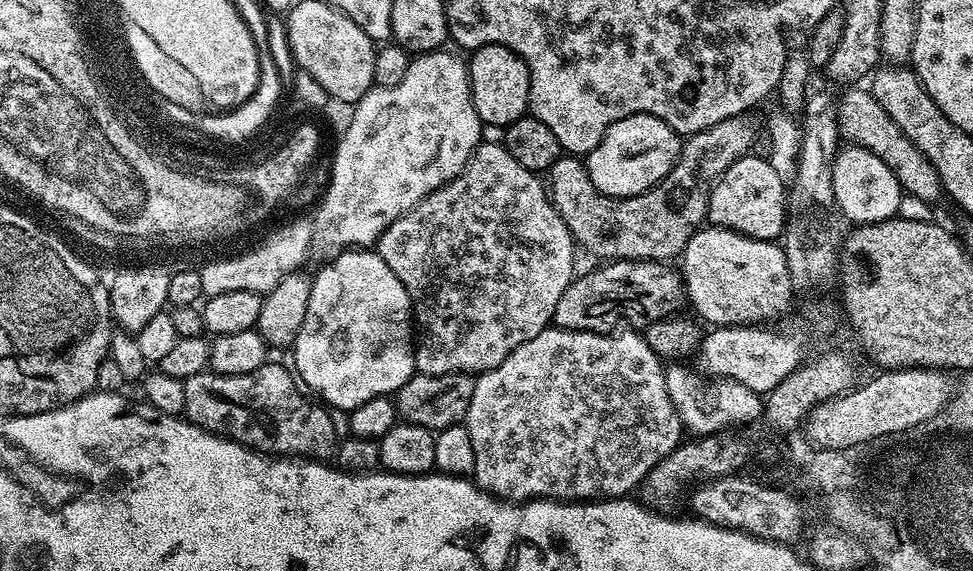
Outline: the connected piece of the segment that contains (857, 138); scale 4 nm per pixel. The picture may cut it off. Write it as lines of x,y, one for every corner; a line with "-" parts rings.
864,86
849,87
845,91
848,93
835,105
839,135
845,136
848,139
845,141
849,145
865,148
870,150
870,154
882,158
882,162
886,162
886,166
890,166
890,170
898,178
901,189
907,195
917,196
929,202
941,199
940,179
934,166
930,166
930,162
922,154
922,150
918,150
918,146
914,146
914,142
910,142
910,138
906,138
906,134
896,125
894,118
890,118
890,114
886,114
882,105
872,97
871,91
867,87
862,87

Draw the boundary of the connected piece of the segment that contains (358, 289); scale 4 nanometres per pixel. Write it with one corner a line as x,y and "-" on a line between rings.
349,250
334,257
333,260
327,261
321,268
324,269
312,276
310,306
306,306
306,322
302,322
302,330
298,330
298,338
294,345
294,353
296,352
295,375
302,381
303,387
315,393
325,405
331,406
333,409
340,408
336,410
357,408
362,406
362,402
370,402
370,398
375,396
391,397
416,372
412,299
406,294
406,286
402,286
402,282
398,282
394,270
390,270
390,266
386,266
386,262
376,250

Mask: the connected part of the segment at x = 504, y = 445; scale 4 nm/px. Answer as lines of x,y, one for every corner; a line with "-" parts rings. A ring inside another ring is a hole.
549,326
544,329
542,334
538,334
538,338
530,338
530,342
526,342
522,346
518,346
518,350
514,350
500,363
498,366
494,366
494,370
489,372
481,372
476,376
476,385
474,386
474,398
470,398
470,410
466,417
466,425
470,434
470,441
473,443
474,448
474,483
476,487
483,488
485,492
488,492
491,496
496,497
498,500
506,500
509,502
523,502
526,500
559,500
561,502
595,502
598,500
611,500
613,498
624,498
629,495
631,490
639,489
640,483
644,480
646,474
652,469
660,459
666,454
670,454
676,445
681,443
682,425
678,414
676,413
676,407
670,402
670,398
666,394
666,378
664,377
665,365
654,354
654,350
650,350
647,339
643,335
640,336
636,330
624,330
628,332
620,332
621,330
613,331
611,334
605,334
602,332
571,332
565,328
558,328
555,326

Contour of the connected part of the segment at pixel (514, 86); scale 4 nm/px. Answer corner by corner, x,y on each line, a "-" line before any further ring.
483,44
471,56
467,65
474,110
478,110
481,125
493,124
497,130
503,130
528,112
530,70
520,55
501,44

